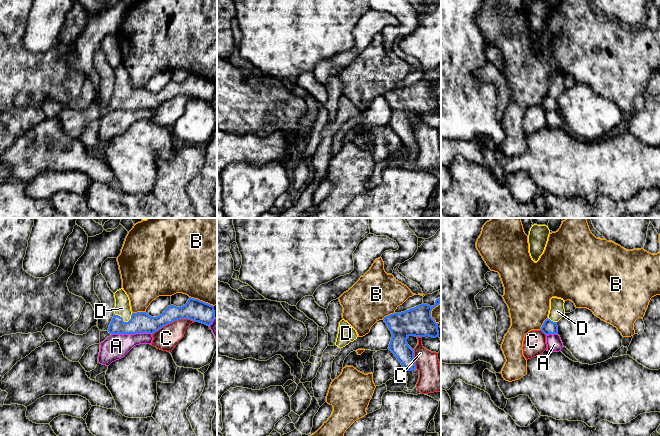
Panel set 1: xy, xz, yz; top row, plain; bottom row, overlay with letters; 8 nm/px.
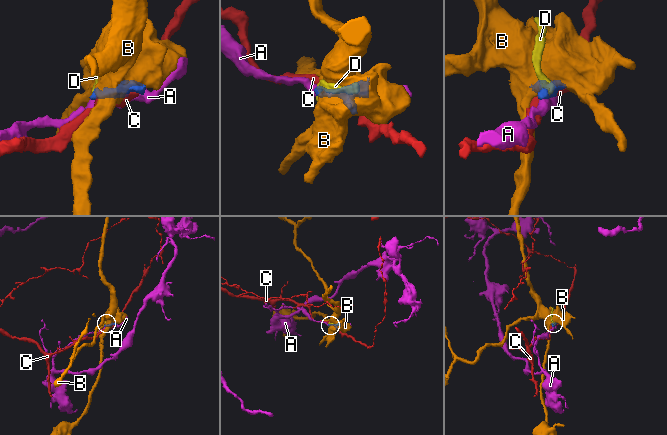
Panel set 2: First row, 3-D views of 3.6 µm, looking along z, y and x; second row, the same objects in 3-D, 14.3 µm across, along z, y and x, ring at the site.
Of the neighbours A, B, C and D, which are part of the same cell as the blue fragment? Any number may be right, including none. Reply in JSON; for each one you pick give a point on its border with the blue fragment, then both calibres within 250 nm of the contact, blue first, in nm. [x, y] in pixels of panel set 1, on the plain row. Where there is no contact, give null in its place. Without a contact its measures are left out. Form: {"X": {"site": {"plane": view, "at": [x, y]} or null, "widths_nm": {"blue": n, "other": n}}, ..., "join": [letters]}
{"D": {"site": {"plane": "xy", "at": [123, 97]}, "widths_nm": {"blue": 170, "other": 130}}, "join": ["D"]}

